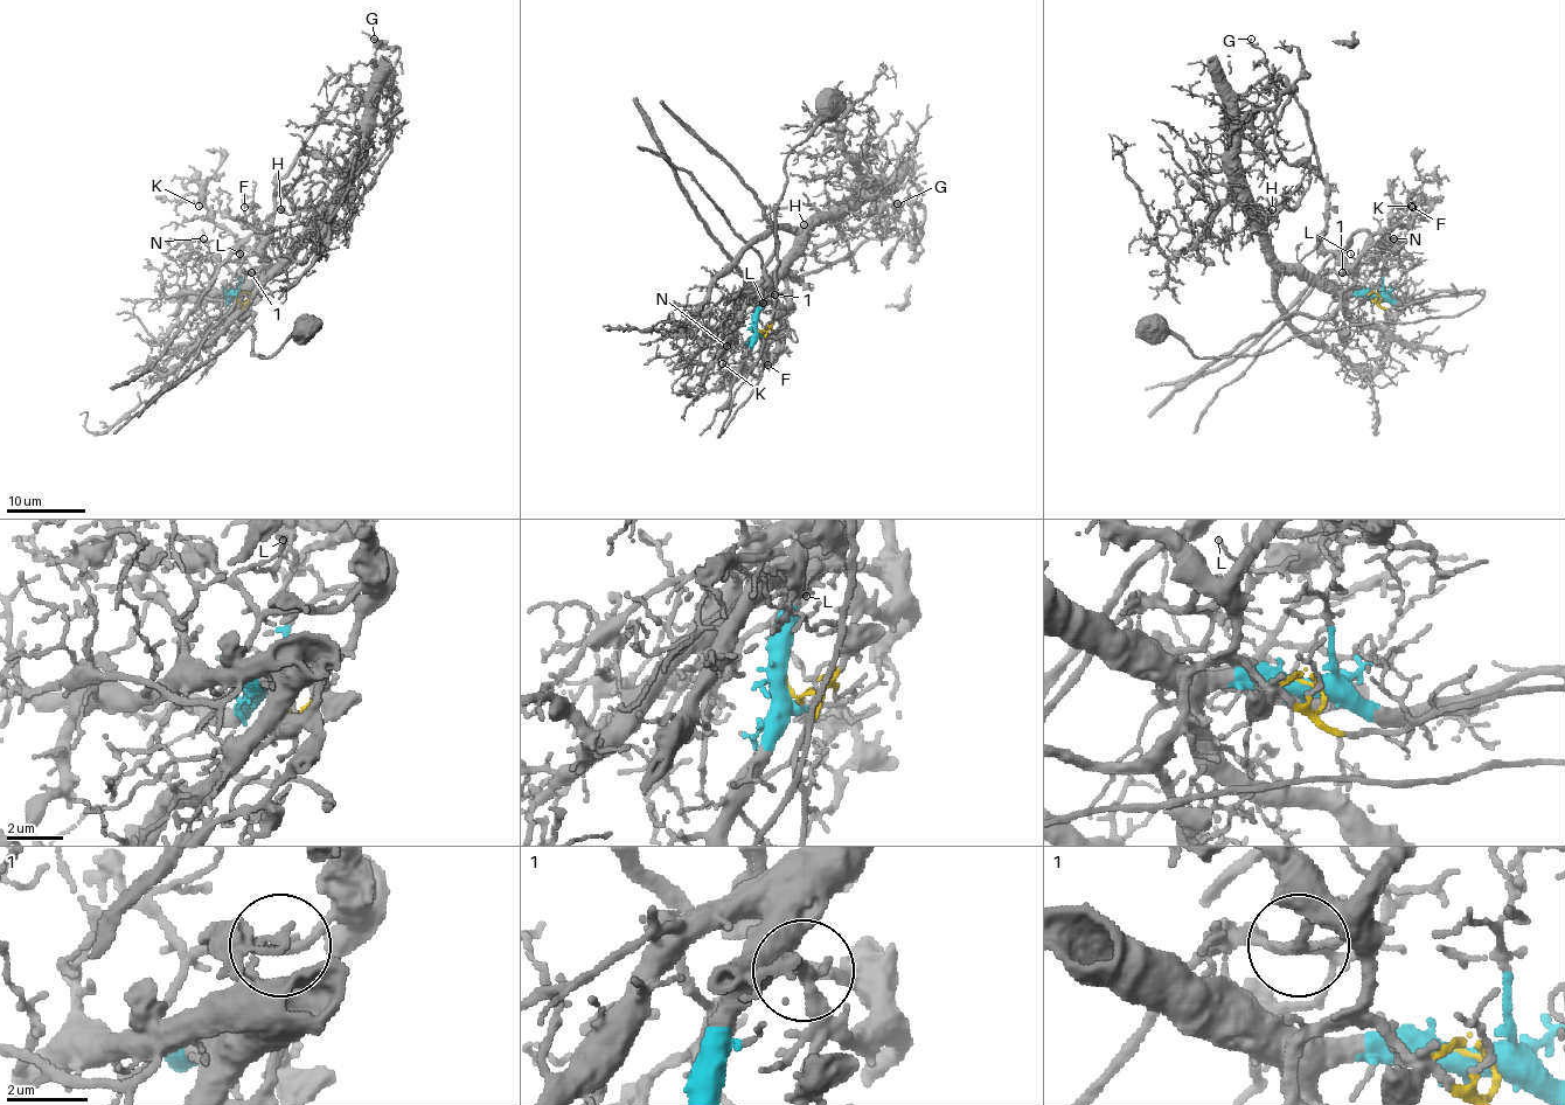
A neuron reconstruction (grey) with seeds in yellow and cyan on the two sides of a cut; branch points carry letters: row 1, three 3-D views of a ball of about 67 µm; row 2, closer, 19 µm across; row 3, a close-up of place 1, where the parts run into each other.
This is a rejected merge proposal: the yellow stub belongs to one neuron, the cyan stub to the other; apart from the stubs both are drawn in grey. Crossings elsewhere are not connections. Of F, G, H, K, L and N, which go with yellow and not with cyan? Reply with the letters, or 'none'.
F, G, K, L, N

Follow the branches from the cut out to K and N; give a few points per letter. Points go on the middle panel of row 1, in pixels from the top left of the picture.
K: (757, 328), (767, 326), (779, 308), (793, 310), (773, 338), (753, 336), (742, 343), (734, 343), (722, 363)
N: (757, 328), (767, 326), (787, 300), (777, 294), (765, 294), (725, 346)

